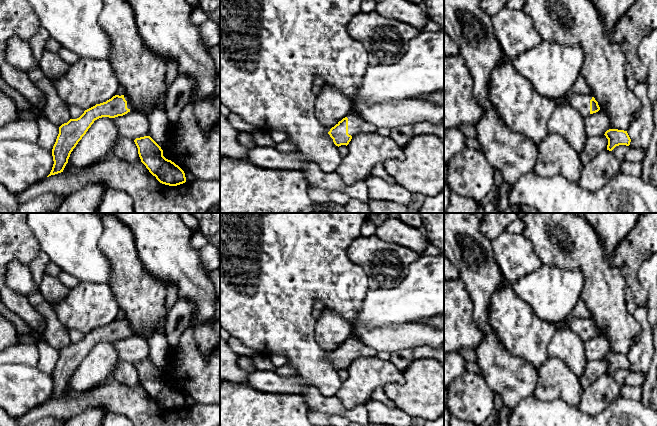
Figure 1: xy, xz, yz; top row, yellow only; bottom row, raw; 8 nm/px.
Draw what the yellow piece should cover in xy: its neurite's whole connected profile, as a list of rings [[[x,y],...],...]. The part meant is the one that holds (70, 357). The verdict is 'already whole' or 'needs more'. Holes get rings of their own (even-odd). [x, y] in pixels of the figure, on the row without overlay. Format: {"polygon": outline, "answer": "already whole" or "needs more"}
{"polygon": [[[115,319],[106,326],[87,333],[77,343],[70,343],[59,351],[59,358],[52,373],[53,391],[50,398],[63,396],[71,376],[86,358],[95,344],[102,341],[115,342],[135,335],[126,319]]], "answer": "needs more"}

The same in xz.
{"polygon": [[[348,338],[347,341],[339,345],[330,353],[328,358],[333,363],[336,370],[348,369],[351,363],[358,358],[376,357],[377,351],[366,346],[356,338]]], "answer": "needs more"}

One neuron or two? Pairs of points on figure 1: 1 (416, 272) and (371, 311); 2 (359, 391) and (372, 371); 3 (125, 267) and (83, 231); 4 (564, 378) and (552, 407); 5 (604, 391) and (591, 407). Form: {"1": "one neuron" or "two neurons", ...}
{"1": "one neuron", "2": "one neuron", "3": "two neurons", "4": "two neurons", "5": "one neuron"}

